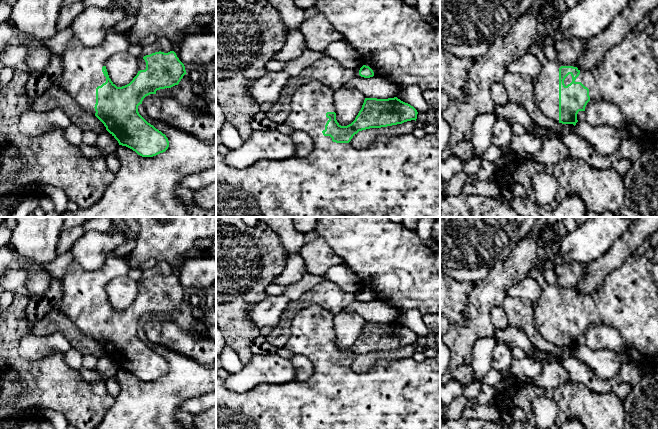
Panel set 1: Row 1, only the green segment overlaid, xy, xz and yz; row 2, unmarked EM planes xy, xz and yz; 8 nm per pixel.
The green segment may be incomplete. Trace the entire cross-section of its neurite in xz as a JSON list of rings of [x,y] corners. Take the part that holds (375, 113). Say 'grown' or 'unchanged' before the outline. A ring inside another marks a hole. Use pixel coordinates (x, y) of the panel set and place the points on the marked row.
grown | [[[318,80],[302,85],[292,96],[291,111],[286,124],[294,130],[307,133],[314,142],[313,151],[305,158],[294,158],[276,161],[258,161],[251,166],[237,169],[228,166],[224,156],[216,152],[216,217],[440,217],[440,140],[435,134],[426,134],[418,138],[411,134],[393,136],[380,135],[365,149],[354,148],[349,142],[359,131],[370,128],[381,128],[417,119],[417,110],[408,103],[397,97],[388,99],[365,98],[361,110],[355,120],[347,125],[341,126],[336,120],[335,107],[333,104],[334,91]]]

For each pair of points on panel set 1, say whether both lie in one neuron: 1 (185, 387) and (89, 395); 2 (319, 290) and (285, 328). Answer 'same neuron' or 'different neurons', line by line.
1: different neurons
2: same neuron

